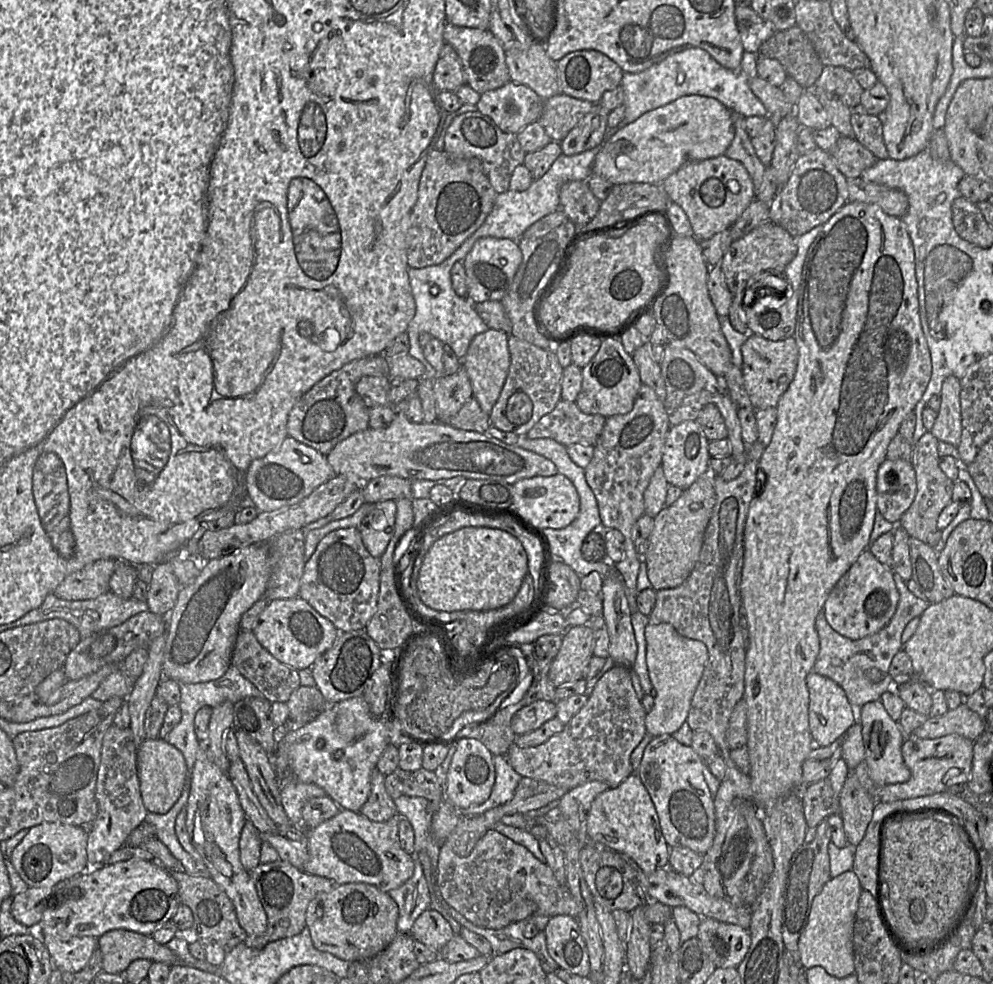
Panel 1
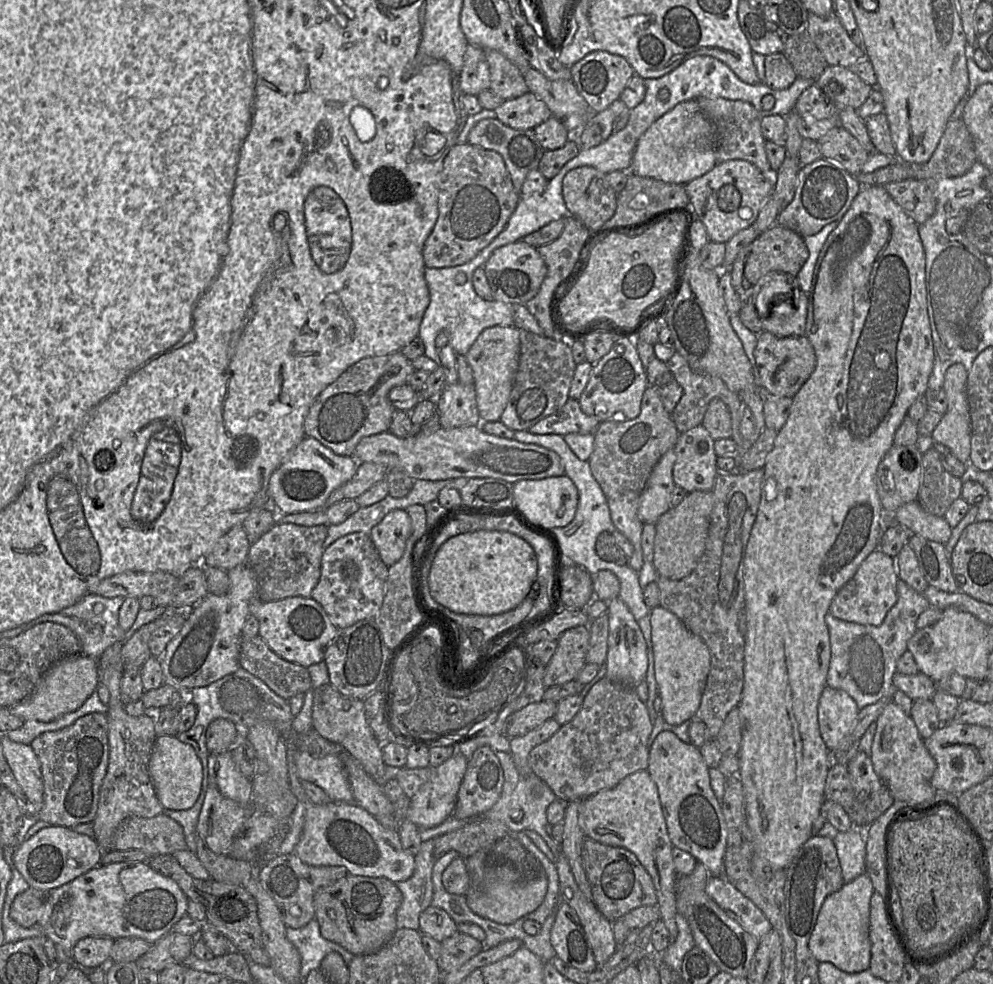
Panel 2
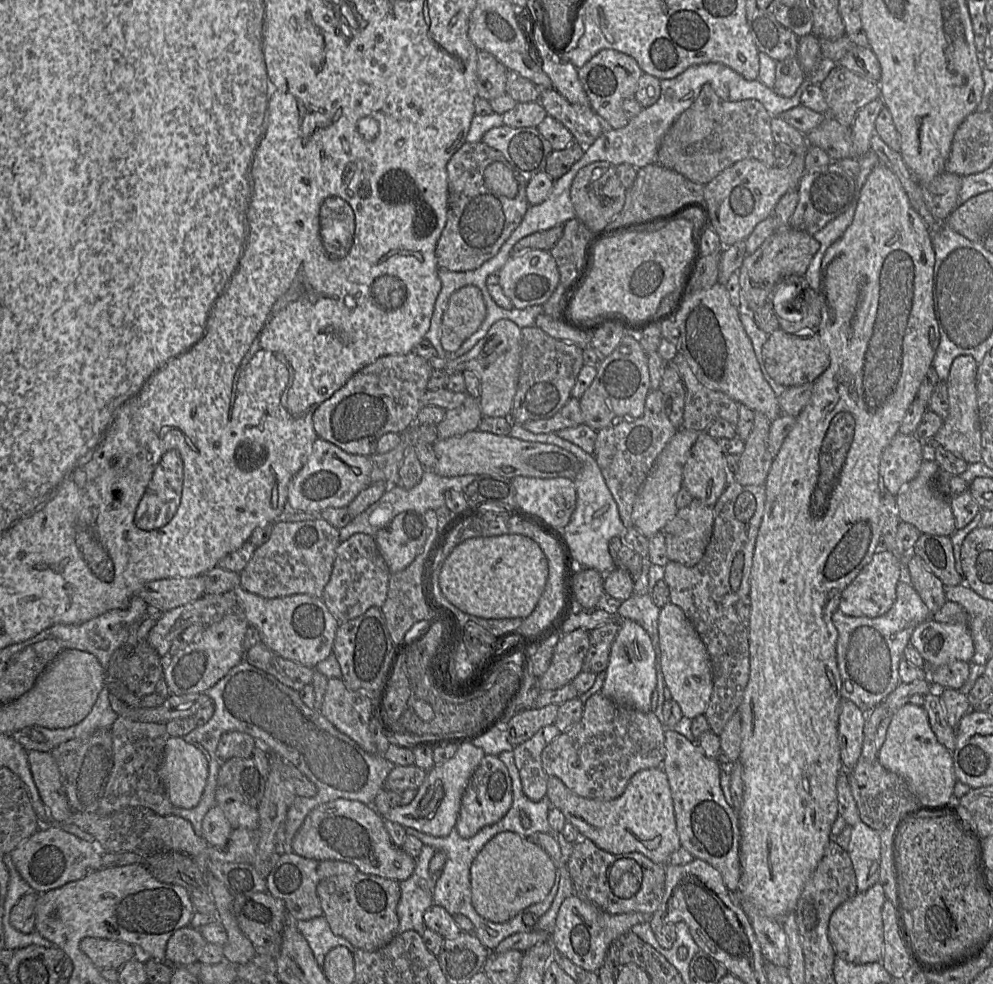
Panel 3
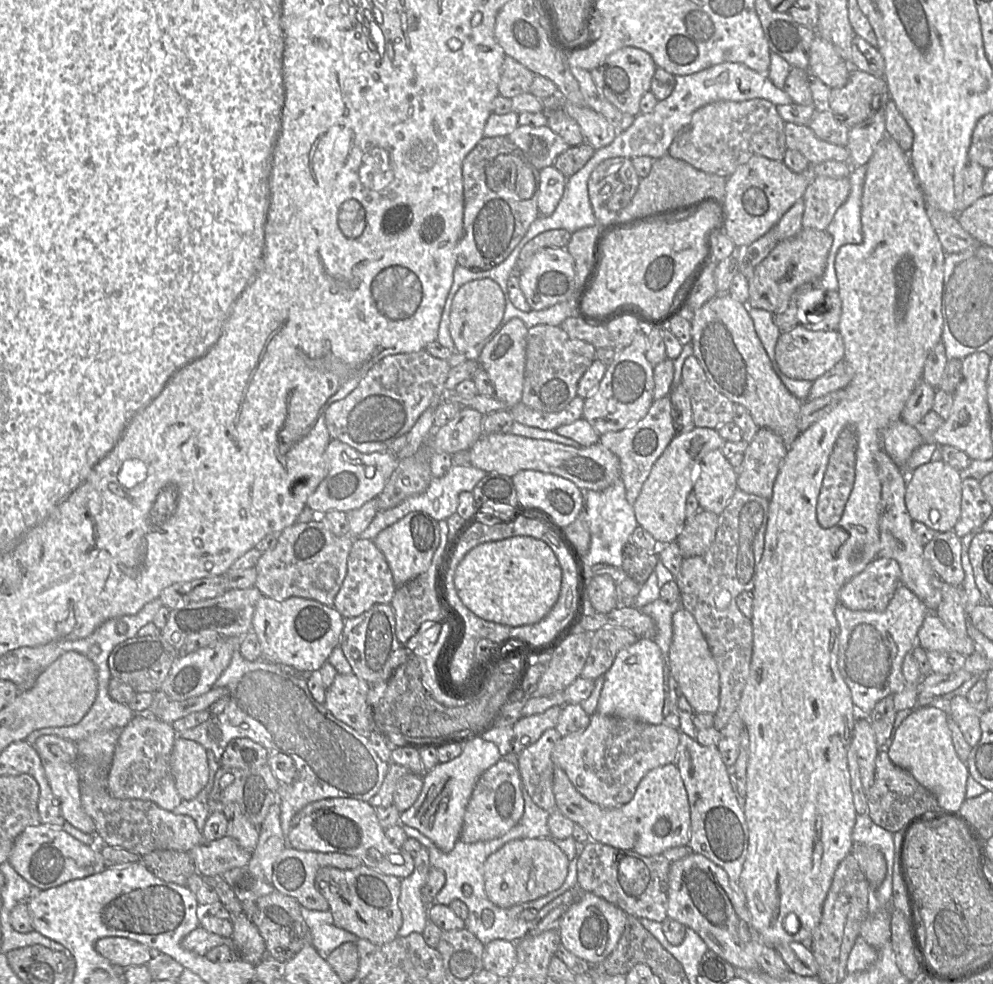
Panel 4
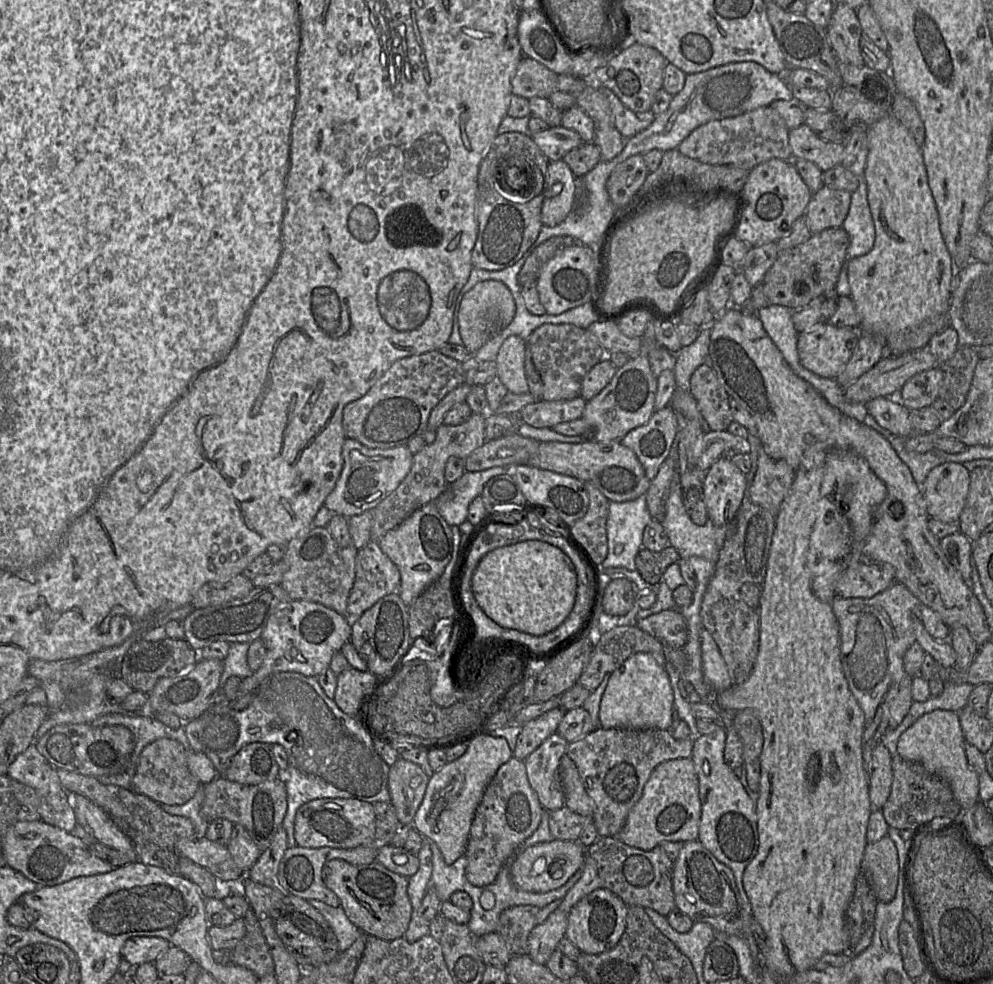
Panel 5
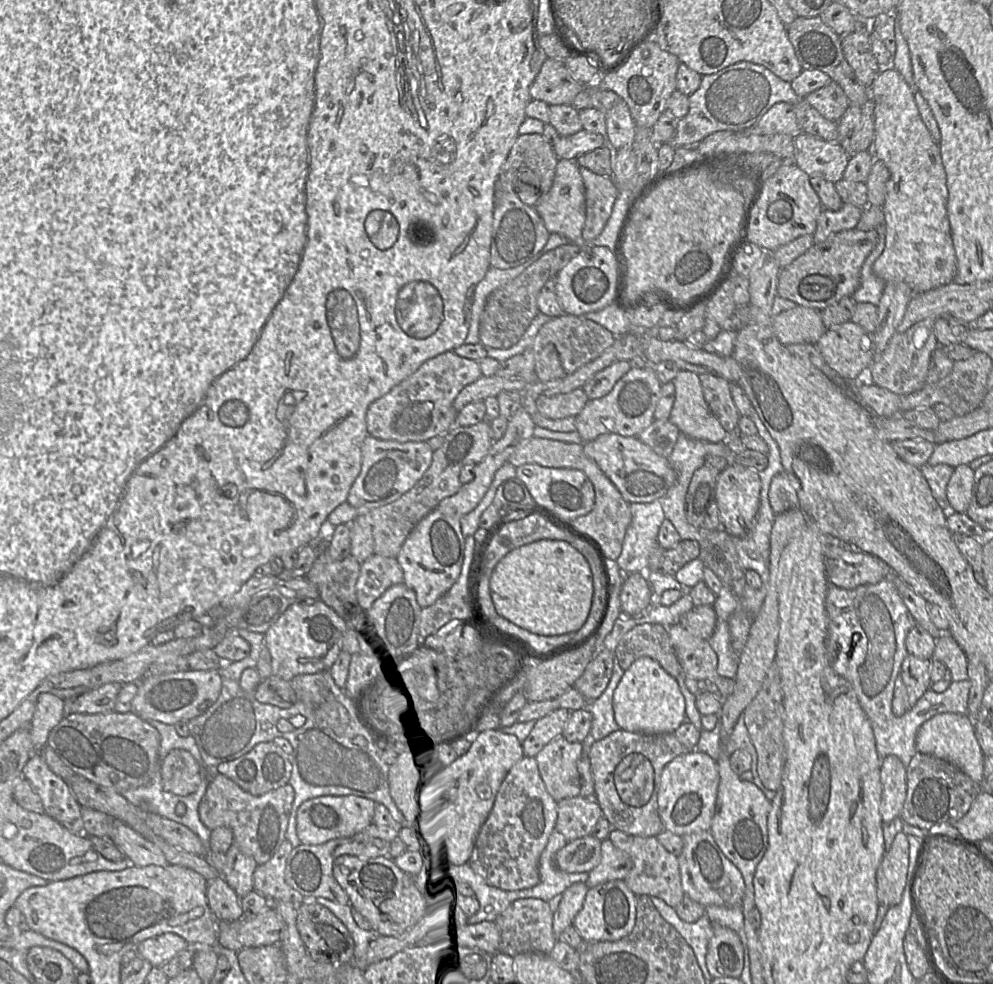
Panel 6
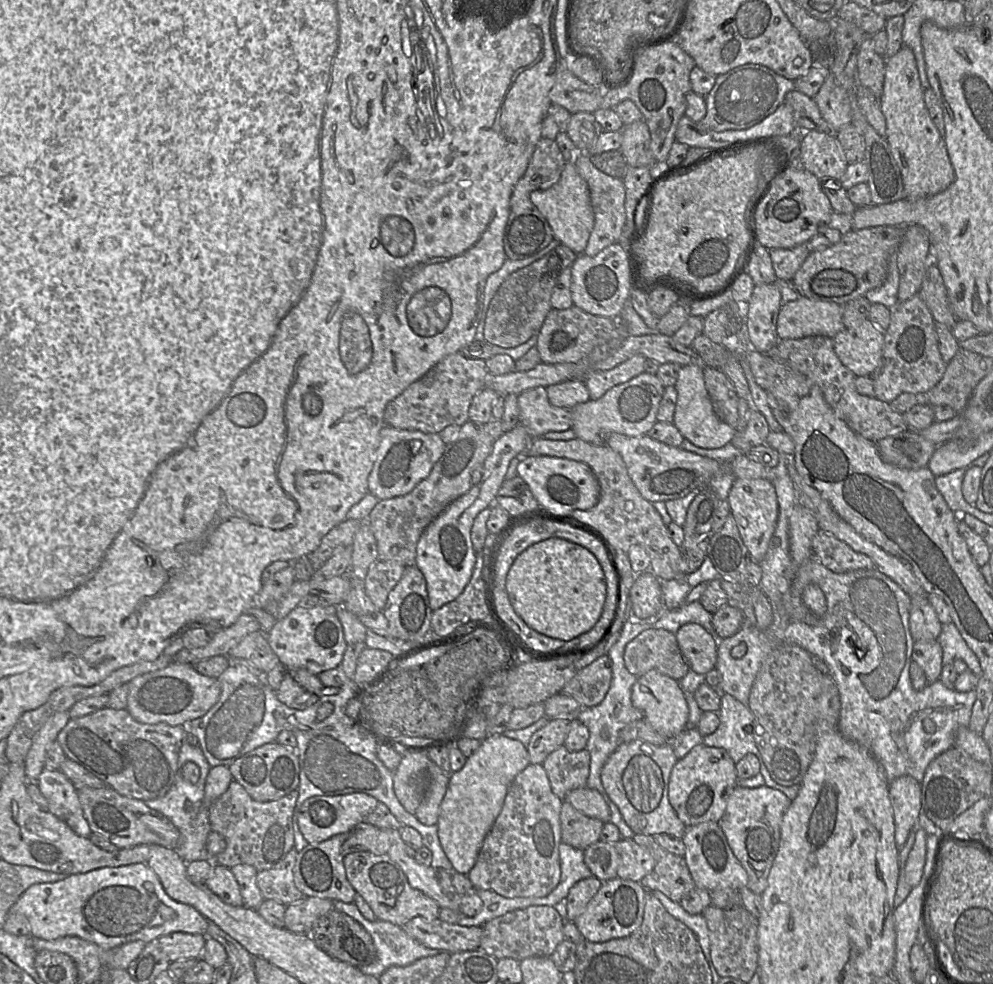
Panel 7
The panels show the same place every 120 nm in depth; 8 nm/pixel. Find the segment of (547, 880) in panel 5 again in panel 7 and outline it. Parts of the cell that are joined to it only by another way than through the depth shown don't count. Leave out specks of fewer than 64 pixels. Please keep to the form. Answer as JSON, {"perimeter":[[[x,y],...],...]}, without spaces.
{"perimeter":[[[601,840],[587,847],[584,851],[584,862],[592,875],[602,882],[617,877],[621,862],[616,842],[605,843]]]}

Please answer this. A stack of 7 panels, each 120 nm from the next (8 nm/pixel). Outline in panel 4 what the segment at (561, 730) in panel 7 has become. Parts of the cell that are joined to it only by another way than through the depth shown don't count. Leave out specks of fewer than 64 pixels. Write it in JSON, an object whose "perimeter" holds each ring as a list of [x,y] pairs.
{"perimeter":[[[552,706],[543,713],[522,716],[516,721],[512,726],[512,752],[518,755],[535,743],[547,729],[555,728],[561,708],[561,706]]]}

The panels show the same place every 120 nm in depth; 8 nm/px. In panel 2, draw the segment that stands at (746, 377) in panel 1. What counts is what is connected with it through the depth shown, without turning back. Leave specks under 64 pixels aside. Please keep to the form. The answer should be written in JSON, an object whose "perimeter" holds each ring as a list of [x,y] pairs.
{"perimeter":[[[767,331],[757,335],[756,367],[752,367],[756,386],[763,394],[793,398],[815,370],[816,355],[812,344],[806,336],[776,336]]]}

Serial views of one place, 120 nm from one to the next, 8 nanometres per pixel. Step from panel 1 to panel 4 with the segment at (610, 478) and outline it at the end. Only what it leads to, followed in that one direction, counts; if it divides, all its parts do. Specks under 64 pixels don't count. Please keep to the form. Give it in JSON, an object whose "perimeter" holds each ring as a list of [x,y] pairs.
{"perimeter":[[[669,396],[654,400],[646,416],[637,424],[623,430],[600,435],[599,443],[615,454],[620,462],[620,479],[623,481],[627,501],[633,505],[640,494],[656,460],[676,436],[672,405]]]}

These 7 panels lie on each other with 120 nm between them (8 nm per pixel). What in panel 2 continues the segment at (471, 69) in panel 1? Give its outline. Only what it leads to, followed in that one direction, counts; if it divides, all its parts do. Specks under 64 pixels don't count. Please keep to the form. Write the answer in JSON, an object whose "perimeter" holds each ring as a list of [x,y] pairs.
{"perimeter":[[[484,51],[490,71],[490,91],[504,101],[529,92],[523,74],[514,64],[498,51]]]}

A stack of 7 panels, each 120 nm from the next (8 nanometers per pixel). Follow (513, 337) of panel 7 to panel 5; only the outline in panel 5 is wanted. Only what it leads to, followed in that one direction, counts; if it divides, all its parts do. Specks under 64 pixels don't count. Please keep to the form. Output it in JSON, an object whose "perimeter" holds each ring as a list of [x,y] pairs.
{"perimeter":[[[554,236],[544,241],[529,256],[520,270],[518,274],[520,286],[526,283],[536,282],[541,269],[548,261],[550,261],[558,252],[576,245],[576,243],[577,241],[575,238],[571,236]]]}

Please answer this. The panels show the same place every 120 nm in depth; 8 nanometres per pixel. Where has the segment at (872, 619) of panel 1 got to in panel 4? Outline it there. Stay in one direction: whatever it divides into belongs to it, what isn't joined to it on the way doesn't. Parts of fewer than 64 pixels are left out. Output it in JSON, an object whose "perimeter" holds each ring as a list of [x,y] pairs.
{"perimeter":[[[876,557],[862,572],[843,585],[839,591],[838,603],[851,610],[880,612],[886,609],[900,585],[901,570],[899,564],[891,558]]]}

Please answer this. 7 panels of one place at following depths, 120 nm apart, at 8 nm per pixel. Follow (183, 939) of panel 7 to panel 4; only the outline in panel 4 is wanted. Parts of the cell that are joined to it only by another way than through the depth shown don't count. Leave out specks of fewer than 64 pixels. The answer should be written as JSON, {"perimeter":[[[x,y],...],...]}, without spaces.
{"perimeter":[[[105,937],[96,941],[95,950],[112,965],[124,968],[146,965],[154,954],[148,946],[125,937]]]}

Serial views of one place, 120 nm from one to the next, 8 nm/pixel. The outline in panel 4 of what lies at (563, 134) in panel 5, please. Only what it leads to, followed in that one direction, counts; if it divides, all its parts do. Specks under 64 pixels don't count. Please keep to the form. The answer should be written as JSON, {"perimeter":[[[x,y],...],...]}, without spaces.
{"perimeter":[[[518,126],[508,138],[536,170],[553,166],[555,159],[570,146],[549,127]]]}

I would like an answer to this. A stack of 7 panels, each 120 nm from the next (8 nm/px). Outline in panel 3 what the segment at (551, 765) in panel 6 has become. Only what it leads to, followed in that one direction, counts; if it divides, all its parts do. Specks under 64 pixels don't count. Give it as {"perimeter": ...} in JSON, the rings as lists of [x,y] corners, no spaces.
{"perimeter":[[[555,724],[538,730],[530,739],[513,747],[515,764],[520,774],[524,794],[532,801],[540,801],[547,794],[548,775],[542,767],[543,749],[558,735]]]}

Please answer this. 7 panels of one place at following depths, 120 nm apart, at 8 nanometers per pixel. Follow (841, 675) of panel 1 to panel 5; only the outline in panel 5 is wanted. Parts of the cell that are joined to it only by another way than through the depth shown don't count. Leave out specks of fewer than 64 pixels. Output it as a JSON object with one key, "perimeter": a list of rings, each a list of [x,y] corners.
{"perimeter":[[[897,581],[871,598],[835,596],[832,601],[839,625],[842,669],[866,722],[874,718],[890,687],[905,675],[903,659],[915,642],[915,618],[918,618],[921,604],[907,587]]]}

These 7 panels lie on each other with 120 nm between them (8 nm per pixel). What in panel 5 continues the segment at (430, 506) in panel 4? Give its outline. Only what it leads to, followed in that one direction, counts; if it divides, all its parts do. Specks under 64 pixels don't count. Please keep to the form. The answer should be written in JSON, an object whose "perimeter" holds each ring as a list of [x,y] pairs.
{"perimeter":[[[508,468],[466,471],[459,479],[448,484],[447,489],[431,502],[434,502],[438,512],[450,526],[459,526],[467,520],[469,504],[481,495],[484,485],[491,478],[502,474],[508,474]]]}

